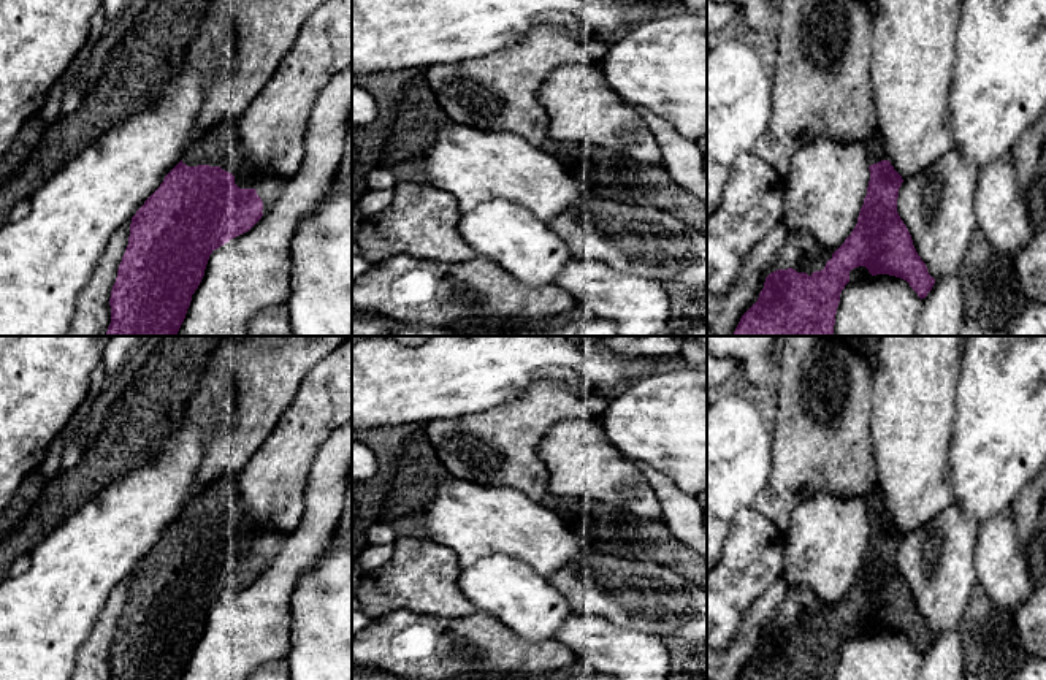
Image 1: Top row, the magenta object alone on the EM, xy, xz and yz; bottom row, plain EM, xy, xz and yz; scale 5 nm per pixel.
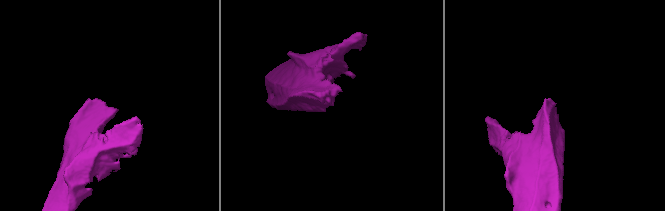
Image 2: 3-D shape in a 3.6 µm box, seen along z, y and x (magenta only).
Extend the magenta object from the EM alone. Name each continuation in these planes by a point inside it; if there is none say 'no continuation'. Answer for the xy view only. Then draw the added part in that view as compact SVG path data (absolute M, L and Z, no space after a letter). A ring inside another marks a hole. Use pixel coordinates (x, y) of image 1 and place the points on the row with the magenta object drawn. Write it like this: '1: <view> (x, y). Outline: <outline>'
1: xy (219, 146). Outline: M238 117L217 122L209 127L203 136L192 144L182 157L187 166L209 165L220 166L235 176L239 189L255 189L263 201L266 214L274 201L276 192L282 185L271 174L265 174L247 162L238 138Z

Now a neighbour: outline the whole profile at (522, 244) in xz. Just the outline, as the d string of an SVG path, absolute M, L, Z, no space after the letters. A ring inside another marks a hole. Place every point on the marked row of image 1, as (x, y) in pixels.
M494 198L461 212L458 231L472 250L520 284L544 287L572 260L564 241L529 209Z

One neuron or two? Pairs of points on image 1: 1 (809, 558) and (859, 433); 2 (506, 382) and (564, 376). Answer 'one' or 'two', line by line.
1: two
2: two

